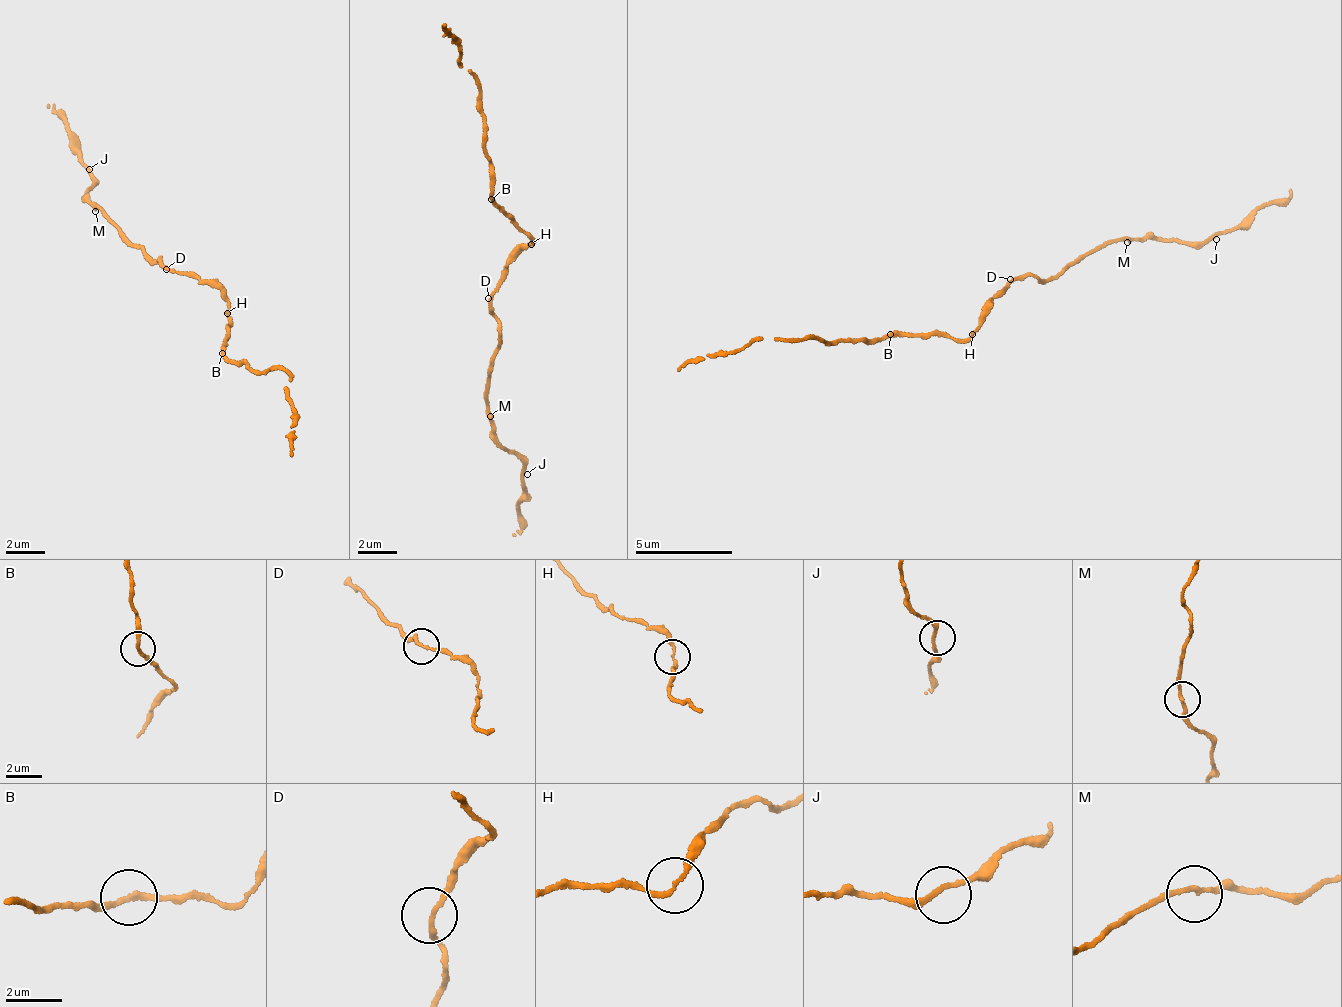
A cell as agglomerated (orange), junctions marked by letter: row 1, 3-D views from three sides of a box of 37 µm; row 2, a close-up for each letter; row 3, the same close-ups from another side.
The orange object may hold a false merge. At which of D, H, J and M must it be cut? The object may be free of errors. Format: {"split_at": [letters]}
{"split_at": []}

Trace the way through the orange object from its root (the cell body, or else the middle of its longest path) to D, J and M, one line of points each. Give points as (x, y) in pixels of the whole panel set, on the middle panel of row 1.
D: (512, 254), (507, 277), (488, 298)
J: (512, 254), (507, 277), (493, 296), (499, 353), (493, 357), (487, 418), (494, 441), (527, 474)
M: (512, 254), (507, 277), (493, 296), (493, 318), (499, 323), (499, 353), (493, 357), (487, 397), (490, 416)

